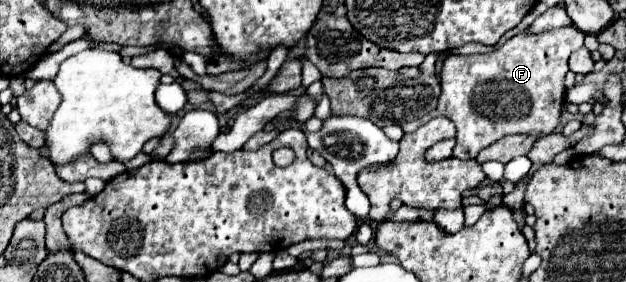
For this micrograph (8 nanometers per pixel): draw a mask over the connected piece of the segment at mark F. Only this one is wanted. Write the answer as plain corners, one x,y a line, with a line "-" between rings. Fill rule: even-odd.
575,26
553,28
541,34
521,32
485,54
447,56
441,68
441,98
435,112
421,120
407,122
405,134
411,134
435,116
445,116
457,126
457,144
453,158
469,160
479,150
507,134
543,138
559,126
565,104
567,60
575,48
583,46
585,34

